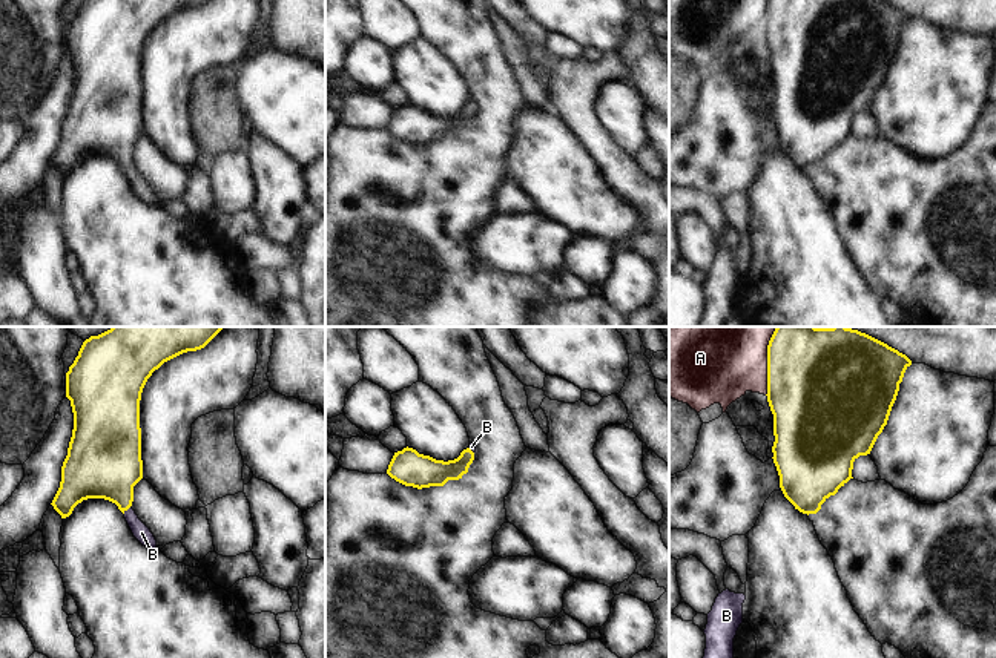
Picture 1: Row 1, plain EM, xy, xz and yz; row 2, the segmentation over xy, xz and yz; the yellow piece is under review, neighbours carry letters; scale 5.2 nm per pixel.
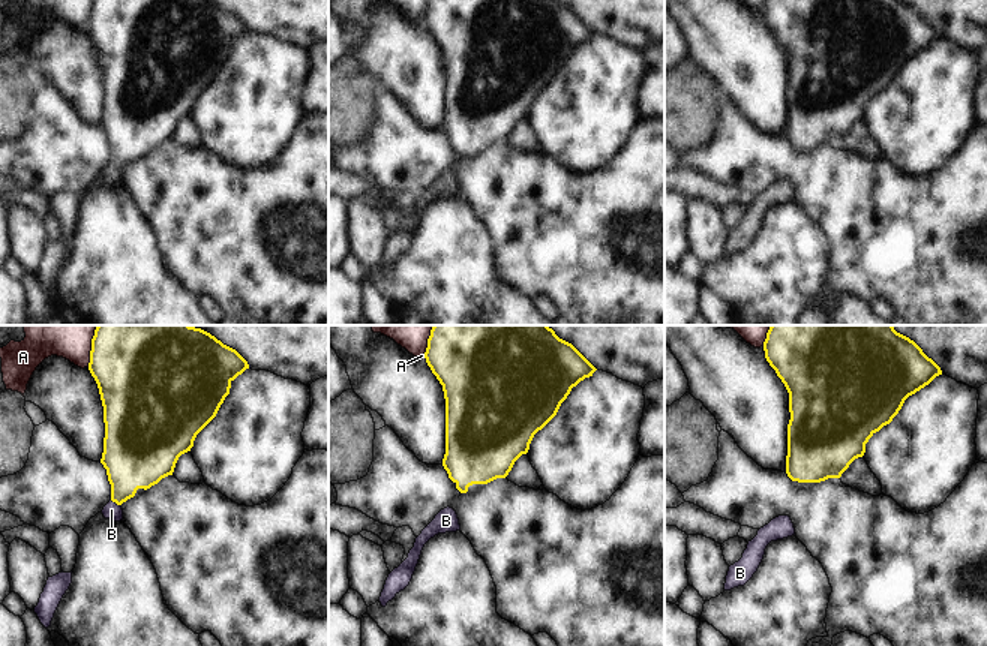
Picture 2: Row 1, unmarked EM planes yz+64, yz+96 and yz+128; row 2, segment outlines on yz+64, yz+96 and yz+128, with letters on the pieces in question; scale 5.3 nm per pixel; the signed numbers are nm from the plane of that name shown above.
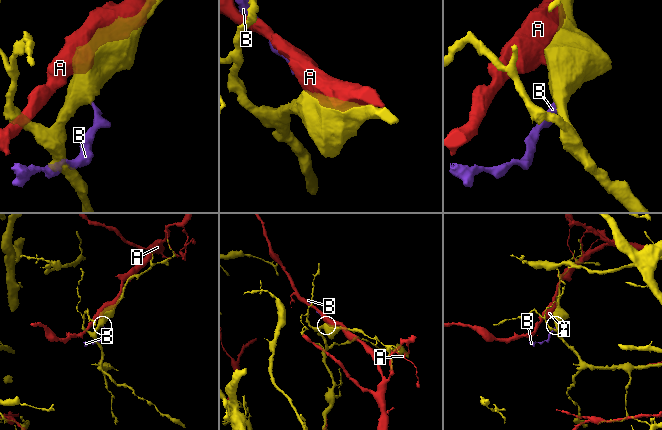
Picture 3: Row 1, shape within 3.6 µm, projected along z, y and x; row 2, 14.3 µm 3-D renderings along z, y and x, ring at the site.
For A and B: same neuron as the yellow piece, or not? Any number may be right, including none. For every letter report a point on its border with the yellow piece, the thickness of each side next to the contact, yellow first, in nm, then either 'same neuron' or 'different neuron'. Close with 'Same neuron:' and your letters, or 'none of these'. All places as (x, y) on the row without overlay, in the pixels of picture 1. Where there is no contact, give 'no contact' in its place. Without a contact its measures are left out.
A: yz (768, 26) | 460/320 nm | different neuron
B: xy (126, 166) | 340/90 nm | same neuron
Same neuron: B

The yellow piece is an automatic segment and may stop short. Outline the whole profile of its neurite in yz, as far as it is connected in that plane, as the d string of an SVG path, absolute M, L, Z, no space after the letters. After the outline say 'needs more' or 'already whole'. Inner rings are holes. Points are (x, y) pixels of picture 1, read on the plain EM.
M769 0L767 2L767 58L773 71L773 92L772 103L773 120L780 132L780 144L784 153L803 170L816 170L821 161L838 149L852 133L853 118L859 112L870 110L878 92L887 81L892 63L896 57L899 40L902 38L905 26L912 21L912 17L889 3L887 0Z | already whole

